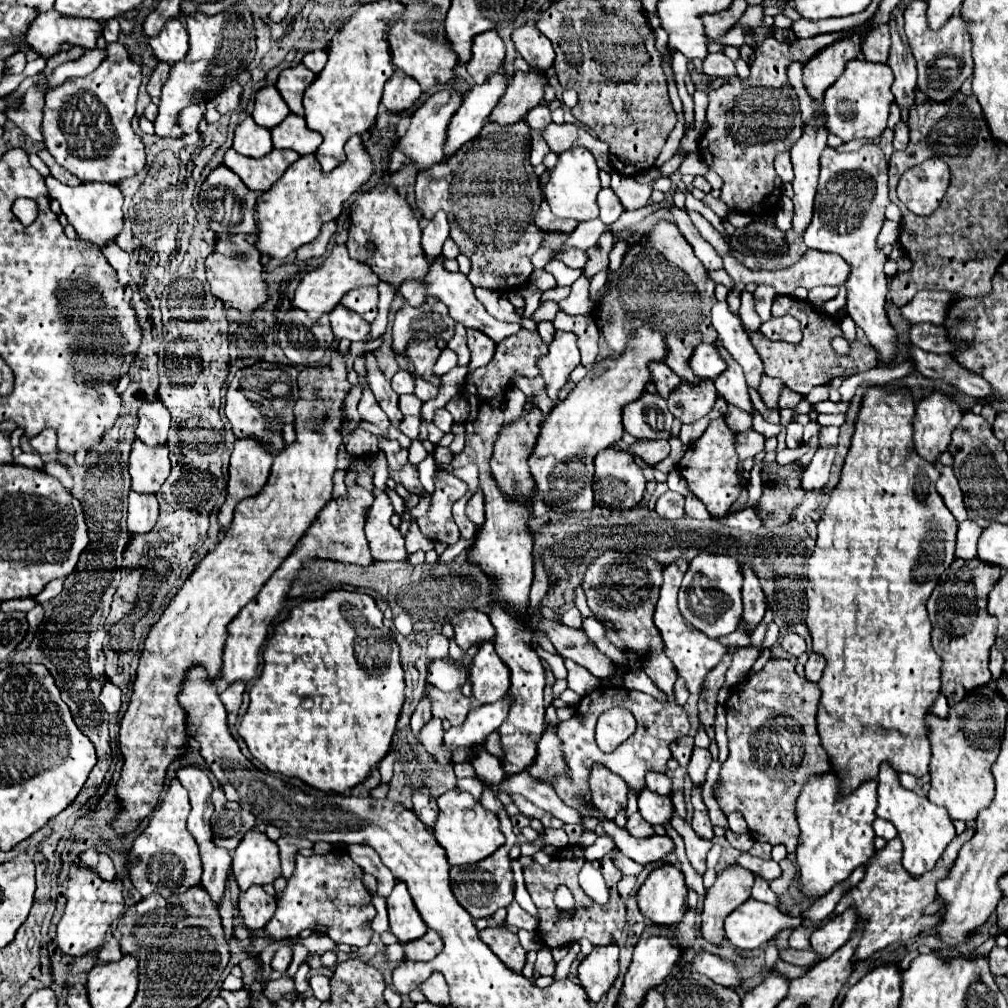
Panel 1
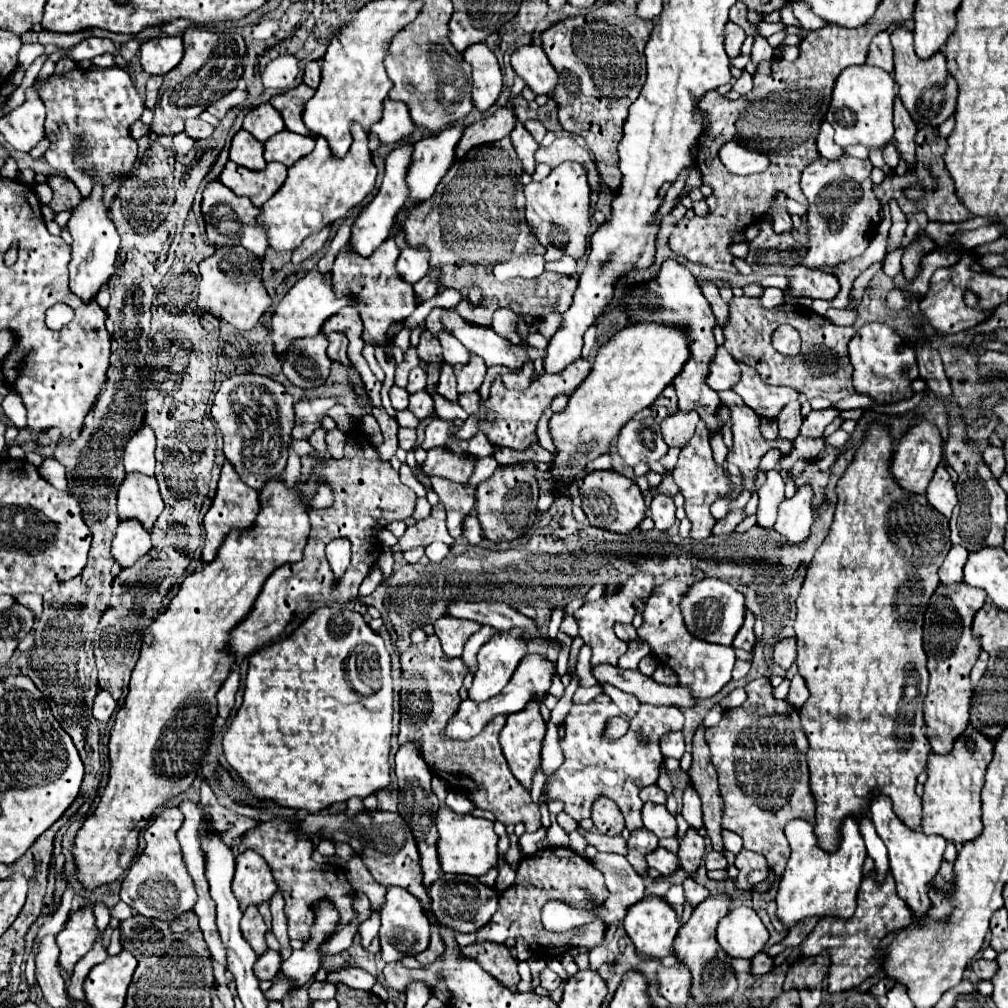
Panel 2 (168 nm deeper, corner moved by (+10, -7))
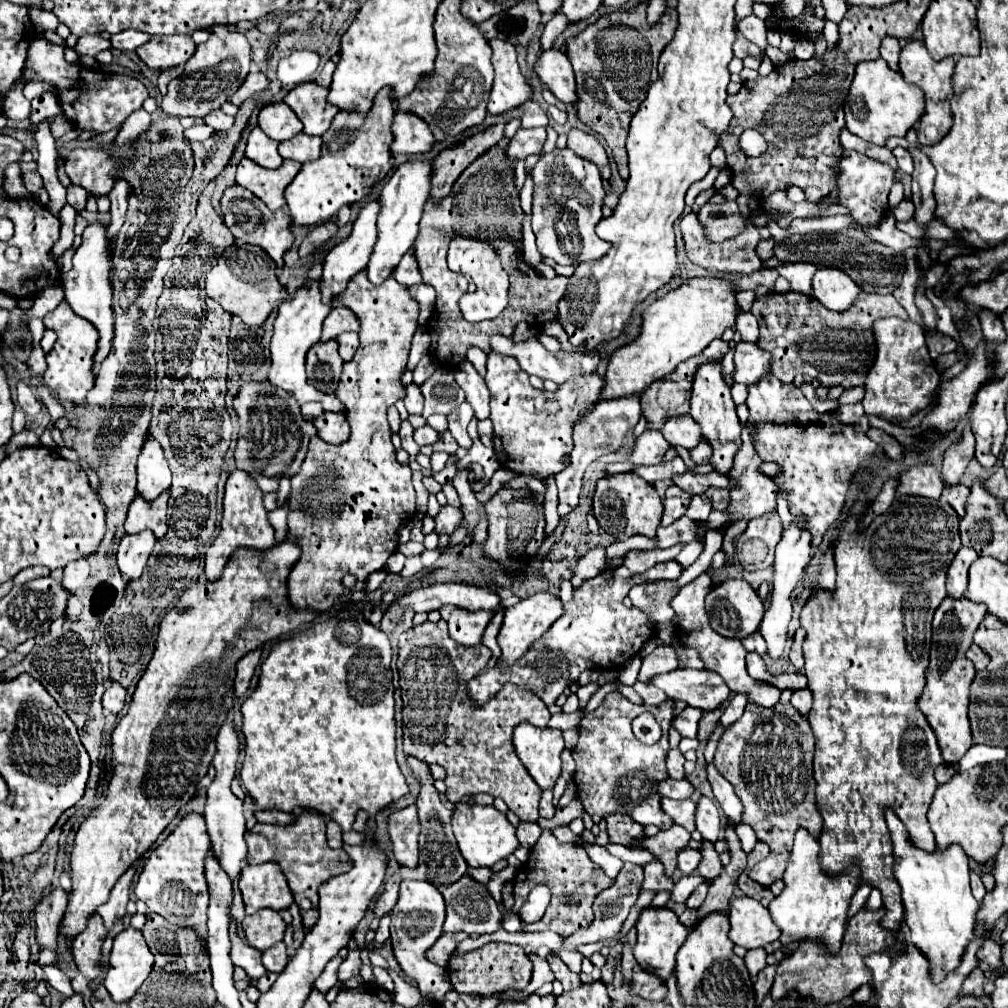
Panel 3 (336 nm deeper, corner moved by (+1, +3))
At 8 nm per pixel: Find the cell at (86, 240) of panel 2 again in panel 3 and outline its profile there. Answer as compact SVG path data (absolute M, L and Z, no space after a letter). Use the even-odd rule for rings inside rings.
M92 222L86 226L82 234L82 244L74 252L74 266L70 272L62 276L64 282L64 292L66 292L66 302L70 308L78 314L88 318L96 330L100 332L100 350L96 352L96 370L100 368L100 362L106 358L110 350L110 340L114 332L114 312L112 312L112 274L114 274L114 264L112 264L112 242L108 238L108 224L102 222Z

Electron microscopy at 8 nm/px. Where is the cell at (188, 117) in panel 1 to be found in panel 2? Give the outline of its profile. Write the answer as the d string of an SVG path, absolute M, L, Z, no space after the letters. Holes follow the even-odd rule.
M189 118L187 122L185 122L185 134L187 136L191 136L191 138L195 138L195 140L199 140L199 138L209 138L211 134L213 134L213 126L211 124L207 124L207 122L203 122L201 118Z

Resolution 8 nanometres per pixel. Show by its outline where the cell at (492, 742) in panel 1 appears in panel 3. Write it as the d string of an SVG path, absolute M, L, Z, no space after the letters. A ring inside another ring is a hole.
M424 622L400 636L398 672L402 694L414 694L416 682L428 682L428 764L440 764L446 768L446 798L460 802L464 796L480 792L502 798L508 808L524 822L538 820L538 804L542 790L532 782L532 776L520 762L514 744L512 730L520 722L532 722L534 726L548 726L550 712L536 698L518 686L508 684L496 698L482 708L474 710L466 700L466 682L470 682L484 666L487 666L492 652L484 646L456 646L448 636L446 622L436 624ZM506 702L516 702L518 708L504 708Z

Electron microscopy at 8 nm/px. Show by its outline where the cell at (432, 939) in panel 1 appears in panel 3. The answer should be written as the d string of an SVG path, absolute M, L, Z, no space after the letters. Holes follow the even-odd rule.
M450 932L450 934L442 934L442 936L436 940L436 944L432 946L432 950L428 950L428 958L430 958L432 962L440 964L440 966L446 964L448 958L450 958L450 954L456 950L458 942L464 940L464 938L468 938L464 932Z

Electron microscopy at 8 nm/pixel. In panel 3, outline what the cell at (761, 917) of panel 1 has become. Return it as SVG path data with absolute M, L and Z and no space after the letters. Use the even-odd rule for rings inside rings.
M748 896L730 902L730 940L744 948L760 948L780 938L780 928L770 918L766 906Z

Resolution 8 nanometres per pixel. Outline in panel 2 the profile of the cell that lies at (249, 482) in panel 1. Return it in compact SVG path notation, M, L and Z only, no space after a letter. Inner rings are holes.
M227 462L221 470L221 478L219 478L219 486L217 486L213 504L211 504L209 512L205 514L205 532L207 534L205 534L205 548L203 548L201 560L211 562L217 556L217 552L221 548L221 542L225 540L225 536L231 530L253 528L257 514L259 514L259 494L253 488L249 488L247 484L243 484L239 480L239 476L235 474L235 468Z

